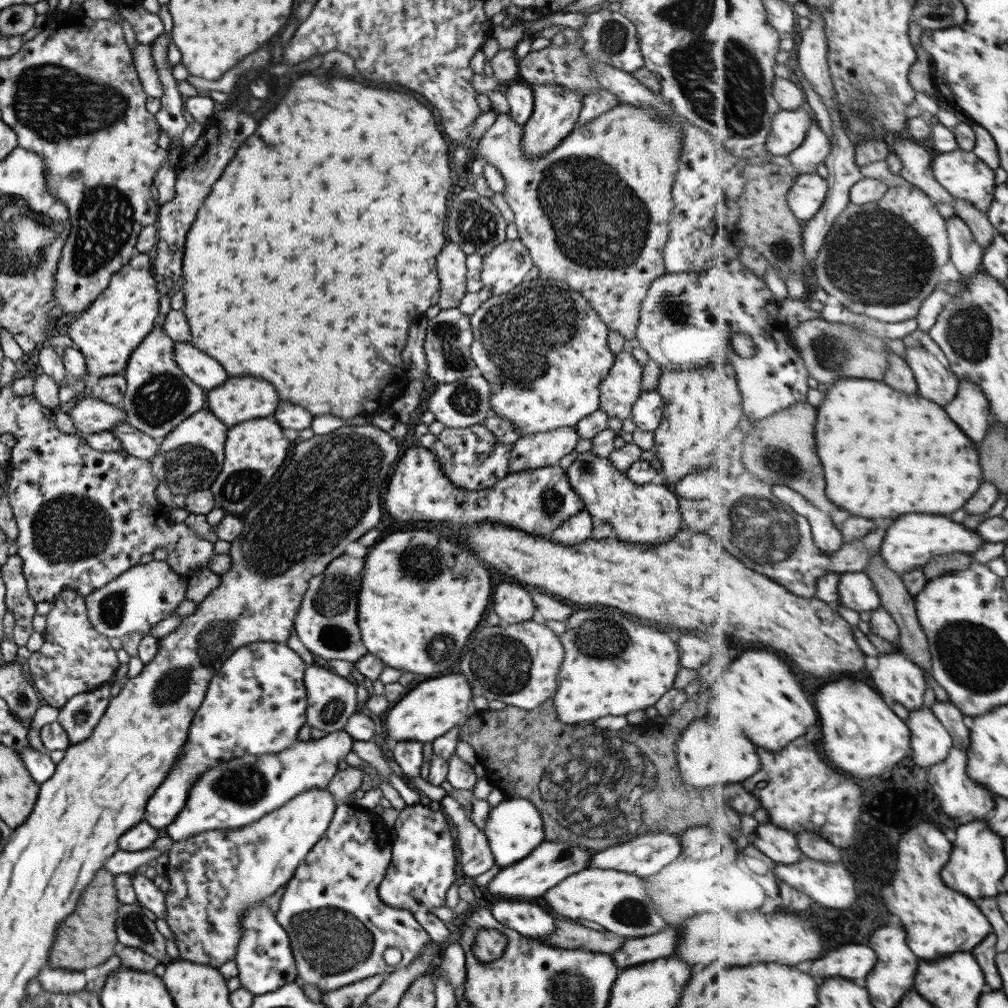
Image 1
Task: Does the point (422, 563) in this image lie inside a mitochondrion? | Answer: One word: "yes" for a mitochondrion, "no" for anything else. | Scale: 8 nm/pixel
yes

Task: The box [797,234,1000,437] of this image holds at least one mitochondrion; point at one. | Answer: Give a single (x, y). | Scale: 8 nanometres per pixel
(968, 331)

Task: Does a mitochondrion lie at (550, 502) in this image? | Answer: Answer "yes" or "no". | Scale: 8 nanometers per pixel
yes

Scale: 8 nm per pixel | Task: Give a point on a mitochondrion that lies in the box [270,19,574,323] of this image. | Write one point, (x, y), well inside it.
(476, 226)

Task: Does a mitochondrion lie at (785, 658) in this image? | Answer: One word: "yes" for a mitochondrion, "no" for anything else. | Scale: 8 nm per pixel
no

